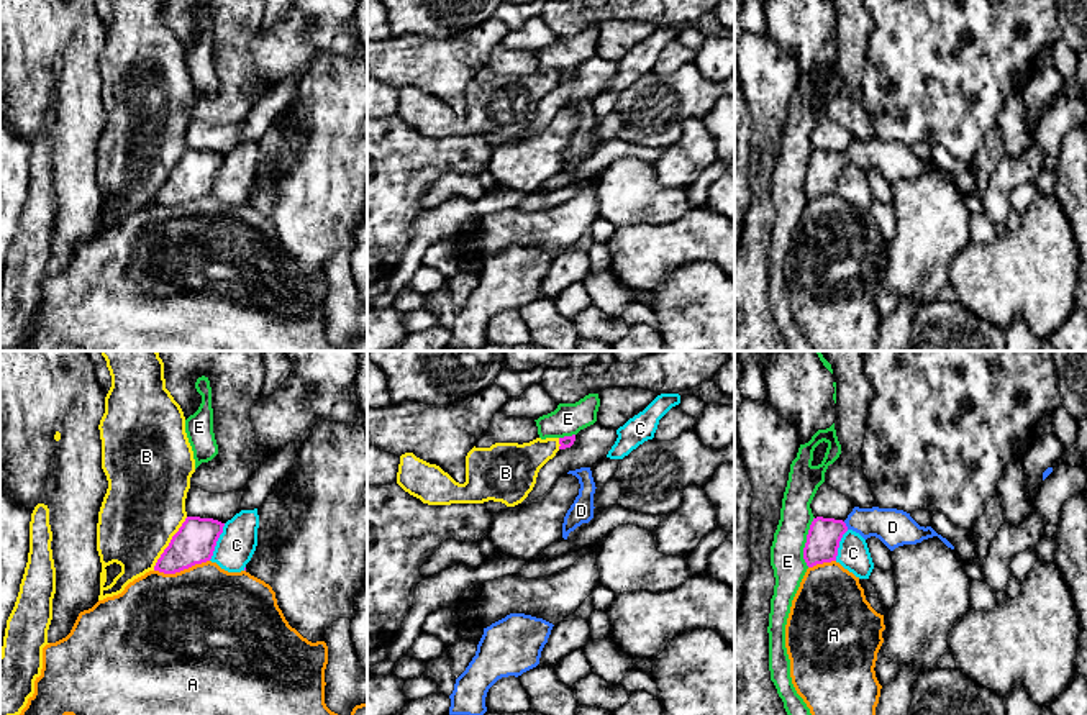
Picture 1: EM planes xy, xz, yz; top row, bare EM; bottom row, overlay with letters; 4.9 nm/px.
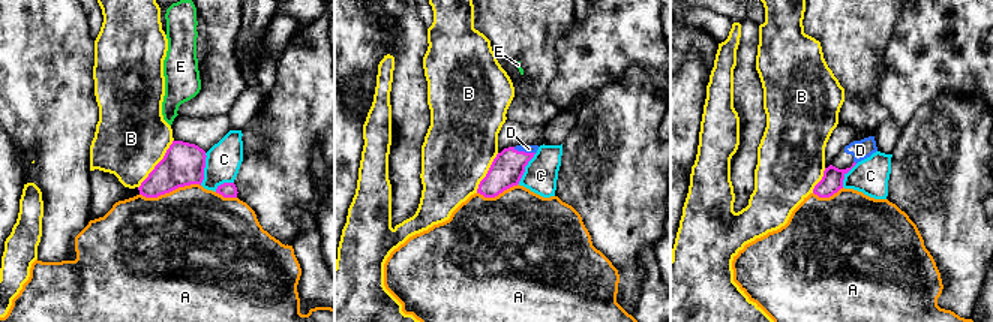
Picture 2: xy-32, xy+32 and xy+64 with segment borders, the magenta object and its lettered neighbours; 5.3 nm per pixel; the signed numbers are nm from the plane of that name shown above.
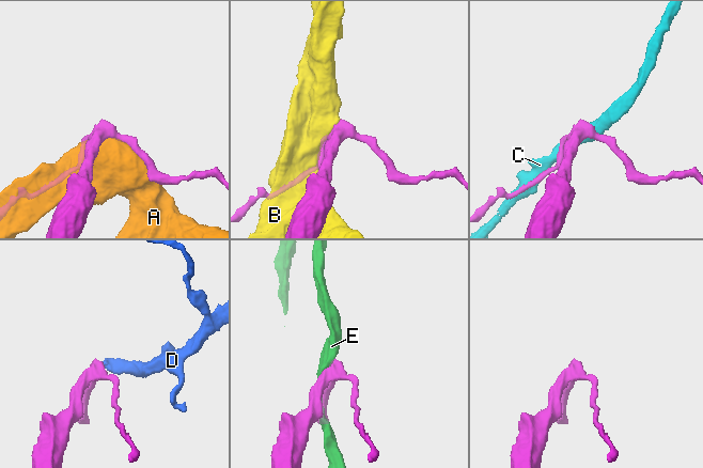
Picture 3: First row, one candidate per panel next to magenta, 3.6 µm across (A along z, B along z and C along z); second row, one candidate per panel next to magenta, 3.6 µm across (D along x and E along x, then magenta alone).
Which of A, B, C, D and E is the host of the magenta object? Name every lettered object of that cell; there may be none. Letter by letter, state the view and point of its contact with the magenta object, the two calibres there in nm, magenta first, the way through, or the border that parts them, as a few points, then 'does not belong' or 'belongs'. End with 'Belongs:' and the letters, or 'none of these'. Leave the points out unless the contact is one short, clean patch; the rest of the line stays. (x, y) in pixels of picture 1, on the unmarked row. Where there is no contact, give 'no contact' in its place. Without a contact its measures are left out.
A: xy (181, 202) | 200/480 nm | does not belong
B: xy (169, 176) | 200/400 nm | does not belong
C: xy (217, 173) | 200/190 nm | does not belong
D: yz (845, 158) | 160/180 nm | across yz (823, 169), (845, 158), (887, 156), (892, 159) | belongs
E: yz (807, 174) | 160/160 nm | does not belong
Belongs: D

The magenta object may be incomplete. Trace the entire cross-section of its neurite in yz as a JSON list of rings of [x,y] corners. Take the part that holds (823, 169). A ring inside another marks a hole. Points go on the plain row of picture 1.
[[[854,139],[844,154],[823,149],[813,151],[803,180],[807,198],[813,200],[836,194],[839,174],[848,162],[859,166],[864,172],[876,169],[890,184],[903,177],[921,175],[933,169],[938,169],[948,180],[954,182],[954,179],[931,159],[920,159],[910,146],[903,143]]]

